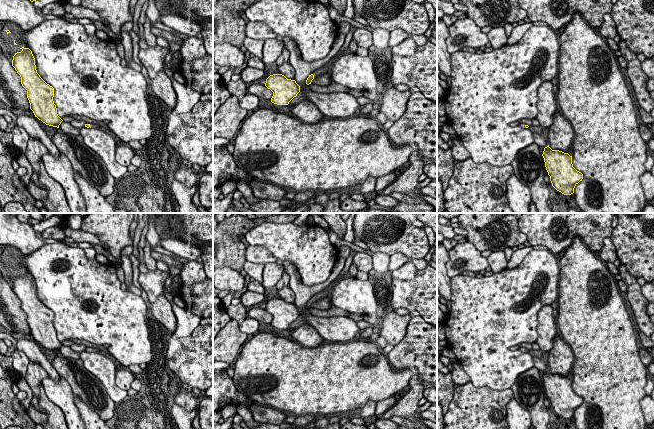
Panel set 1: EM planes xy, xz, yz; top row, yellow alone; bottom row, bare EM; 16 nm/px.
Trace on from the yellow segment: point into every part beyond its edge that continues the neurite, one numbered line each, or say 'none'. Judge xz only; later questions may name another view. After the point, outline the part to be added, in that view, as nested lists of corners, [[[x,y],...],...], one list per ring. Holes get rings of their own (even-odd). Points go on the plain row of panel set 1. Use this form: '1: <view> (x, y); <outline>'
1: xz (319, 296); [[[351,249],[350,255],[346,259],[345,266],[344,266],[343,270],[341,271],[340,275],[335,280],[333,280],[331,282],[331,284],[327,288],[325,288],[321,293],[317,293],[317,294],[315,294],[314,296],[311,297],[311,298],[314,299],[314,302],[316,302],[318,300],[323,300],[324,298],[326,298],[328,296],[331,288],[335,285],[335,283],[338,280],[342,280],[342,278],[349,272],[349,268],[352,264],[353,257],[356,253],[357,253],[356,251]]]

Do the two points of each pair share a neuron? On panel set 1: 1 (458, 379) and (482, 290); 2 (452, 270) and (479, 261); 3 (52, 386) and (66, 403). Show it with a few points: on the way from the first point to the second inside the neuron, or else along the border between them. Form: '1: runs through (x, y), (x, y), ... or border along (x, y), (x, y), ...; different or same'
1: border along (457, 359), (470, 380); different
2: runs through (459, 269), (472, 261); same
3: runs through (55, 390), (64, 399); same

